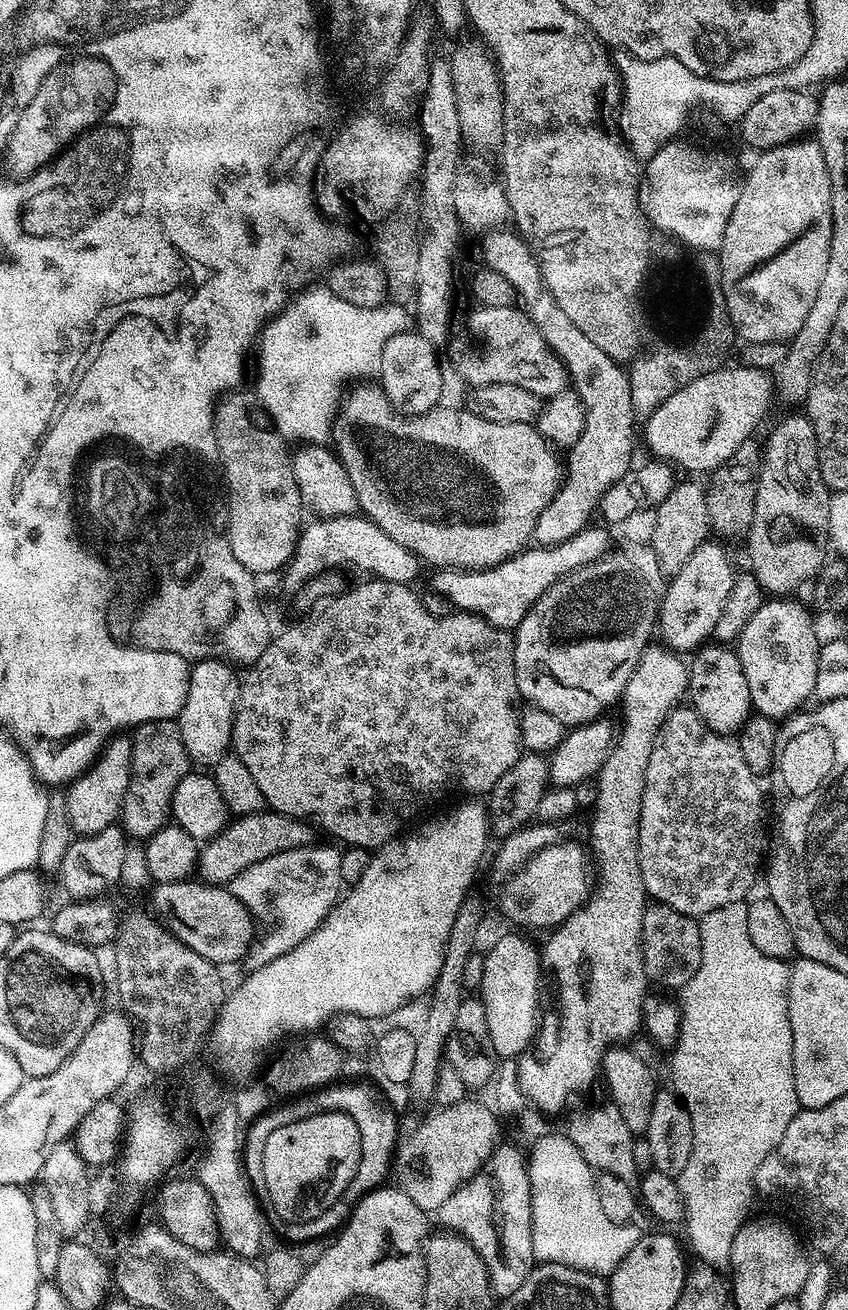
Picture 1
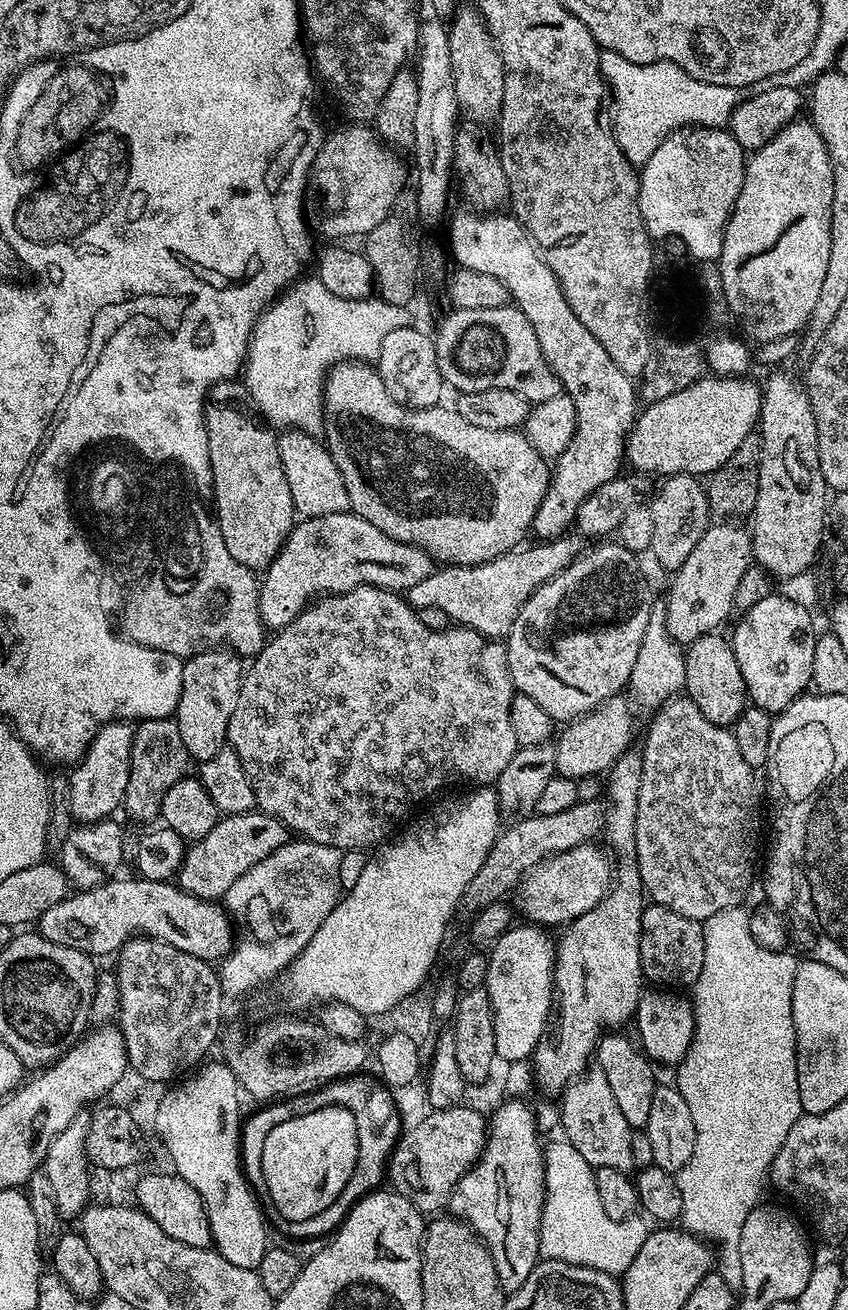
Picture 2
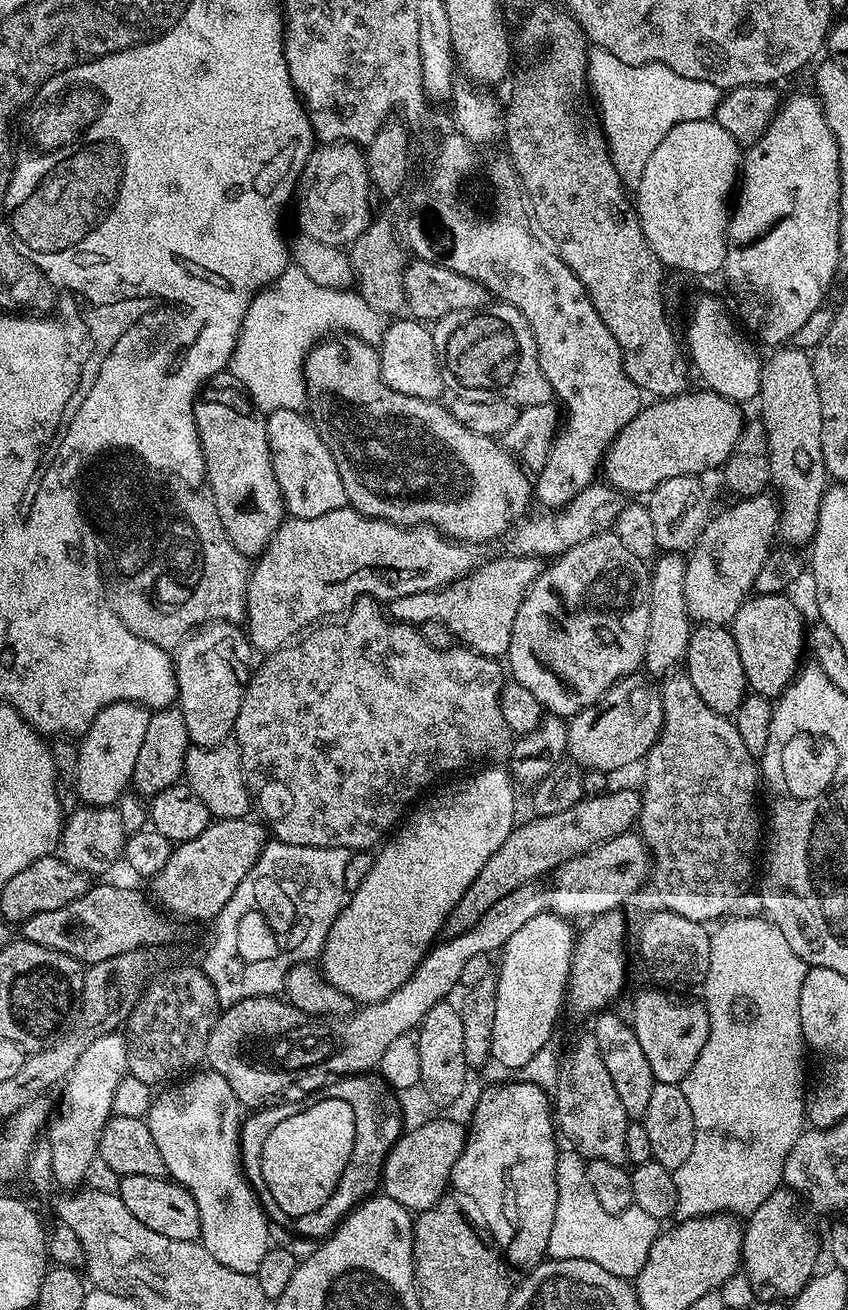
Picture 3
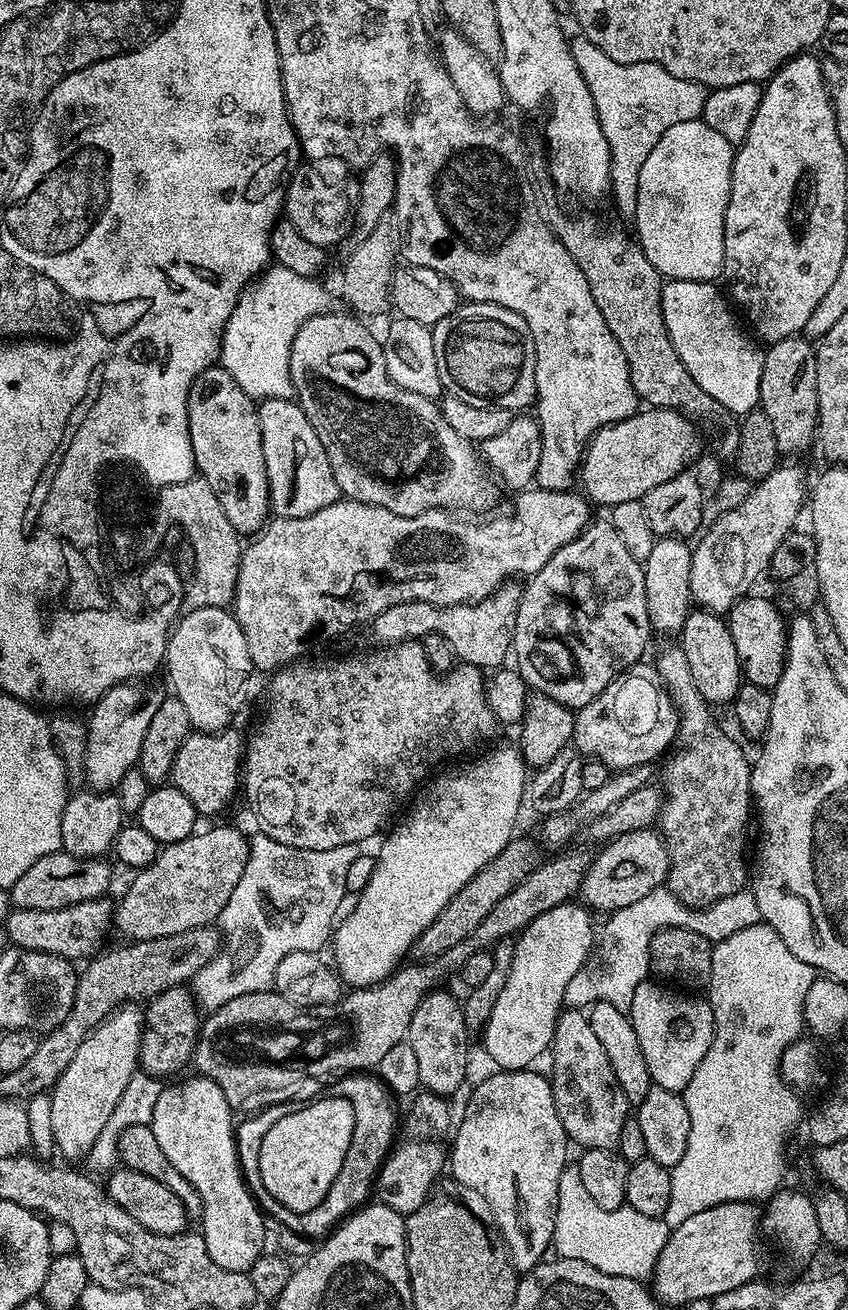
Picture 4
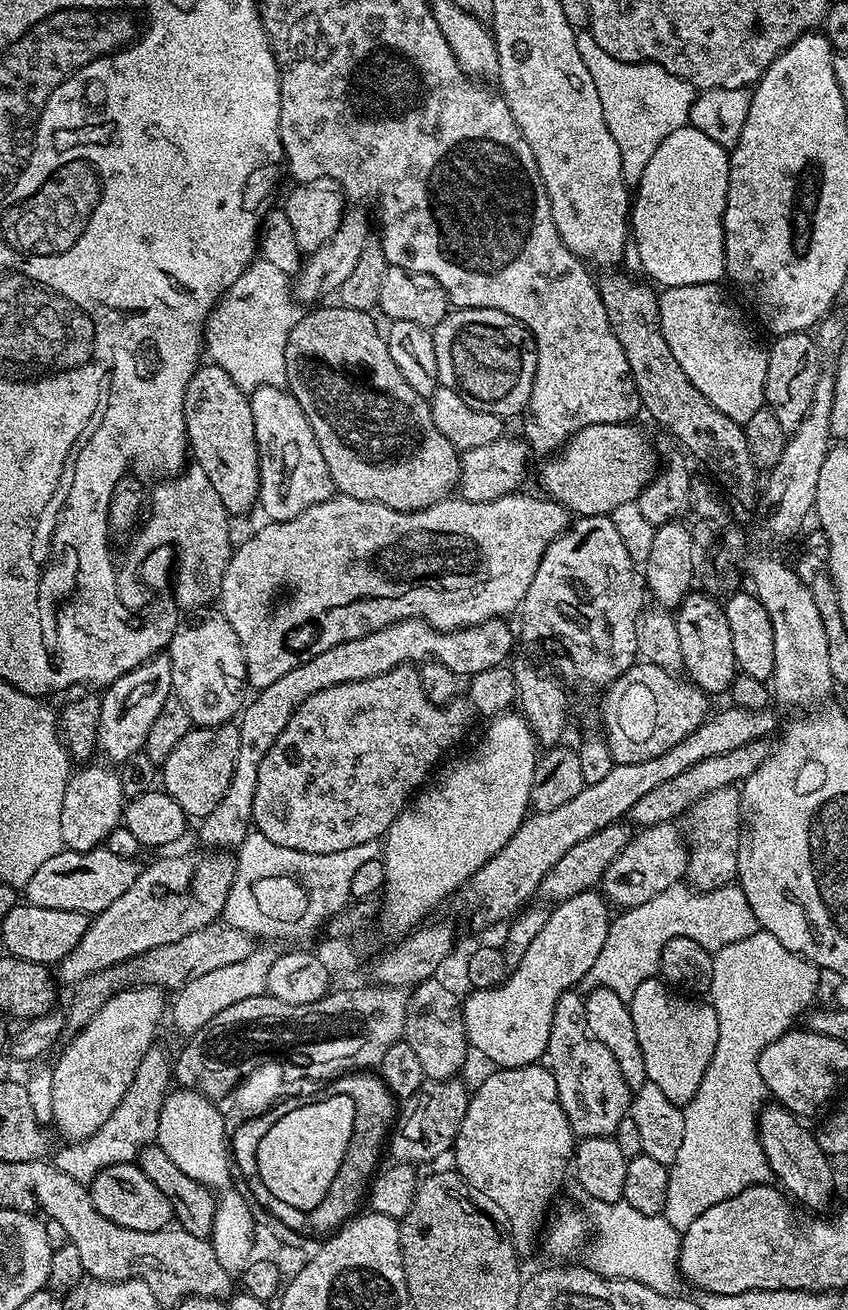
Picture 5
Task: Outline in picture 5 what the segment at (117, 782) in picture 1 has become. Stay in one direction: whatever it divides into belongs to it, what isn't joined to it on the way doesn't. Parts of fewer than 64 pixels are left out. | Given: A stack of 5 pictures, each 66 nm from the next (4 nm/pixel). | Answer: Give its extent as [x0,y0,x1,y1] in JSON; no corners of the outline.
[98,654,171,762]

